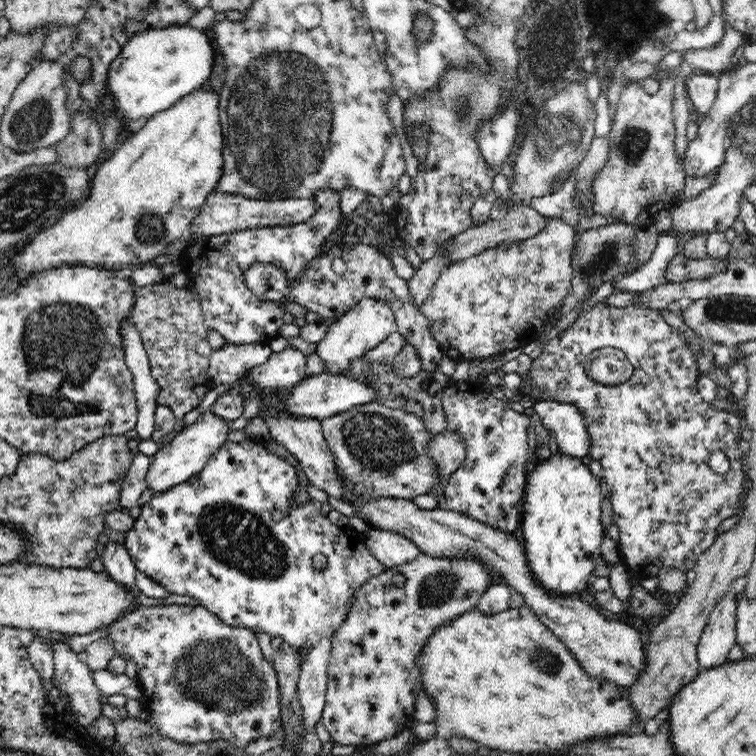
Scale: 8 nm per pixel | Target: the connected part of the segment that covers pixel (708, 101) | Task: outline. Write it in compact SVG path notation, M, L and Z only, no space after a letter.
M718 73L696 74L684 81L693 117L707 115L715 104L719 85Z

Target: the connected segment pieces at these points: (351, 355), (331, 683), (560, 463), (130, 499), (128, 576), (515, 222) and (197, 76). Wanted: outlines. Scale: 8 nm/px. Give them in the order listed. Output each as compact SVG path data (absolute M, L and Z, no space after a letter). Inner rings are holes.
M375 298L362 299L355 308L352 308L349 312L346 312L344 317L340 317L328 326L328 332L326 336L318 342L315 353L325 362L327 369L324 373L330 373L331 375L342 375L342 372L346 369L350 369L350 362L352 360L361 359L366 352L372 350L377 344L384 342L390 334L397 331L397 322L395 321L395 315L392 308L386 301Z
M420 552L416 558L406 562L399 567L386 567L382 574L378 576L372 576L370 580L366 580L358 590L356 590L355 598L353 604L351 605L351 610L347 614L346 620L336 629L336 632L332 635L332 651L331 658L328 664L327 676L328 685L327 692L325 695L325 705L324 712L322 712L322 724L326 727L326 730L331 736L332 743L339 745L354 745L354 746L366 746L373 745L382 740L392 738L399 733L402 733L406 728L411 726L411 723L415 719L414 704L416 704L416 699L423 690L422 687L422 675L416 667L416 660L422 652L421 648L423 644L428 640L428 637L440 627L441 624L452 620L455 616L460 613L468 612L475 608L480 600L480 597L486 589L495 584L498 580L493 575L493 572L487 567L481 564L477 558L471 558L471 556L462 556L462 558L434 558L433 556L428 556L425 552ZM396 572L401 572L406 576L406 582L404 586L397 586L392 581L392 576Z
M558 453L541 460L534 470L527 474L527 485L522 502L524 513L521 515L517 533L523 543L532 575L542 583L546 591L556 595L579 595L582 590L591 590L593 570L601 555L600 543L606 533L600 523L602 500L600 479L594 476L588 469L588 464L582 463L581 459Z
M136 453L130 468L128 468L128 474L124 478L124 482L121 486L121 495L119 498L119 510L128 512L134 506L138 506L138 500L142 496L142 492L148 488L146 485L146 474L148 474L148 468L153 461L152 458L144 455L143 453Z
M118 532L115 539L109 539L103 550L101 562L104 565L105 573L111 576L111 579L124 588L136 590L136 570L132 562L130 553L124 546L124 533ZM118 540L119 543L114 541Z
M530 205L511 206L508 213L501 213L497 219L489 220L477 227L467 228L462 234L453 238L446 246L448 264L481 254L484 250L496 246L512 244L540 234L539 232L550 222L550 218L538 214Z
M184 24L135 32L110 63L107 72L111 102L117 118L125 118L128 124L137 126L156 112L168 110L180 98L200 90L212 74L217 55L208 30Z

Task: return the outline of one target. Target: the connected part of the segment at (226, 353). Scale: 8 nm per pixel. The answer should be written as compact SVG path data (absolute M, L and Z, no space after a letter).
M226 341L220 349L212 351L208 378L228 386L242 378L250 368L264 364L272 353L268 343L239 345Z

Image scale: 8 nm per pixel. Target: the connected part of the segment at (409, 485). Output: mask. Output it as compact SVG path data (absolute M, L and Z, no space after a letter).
M374 402L354 406L322 419L321 423L339 479L347 496L353 496L357 504L378 498L411 500L422 494L444 493L438 467L426 451L426 442L433 436L418 415Z

